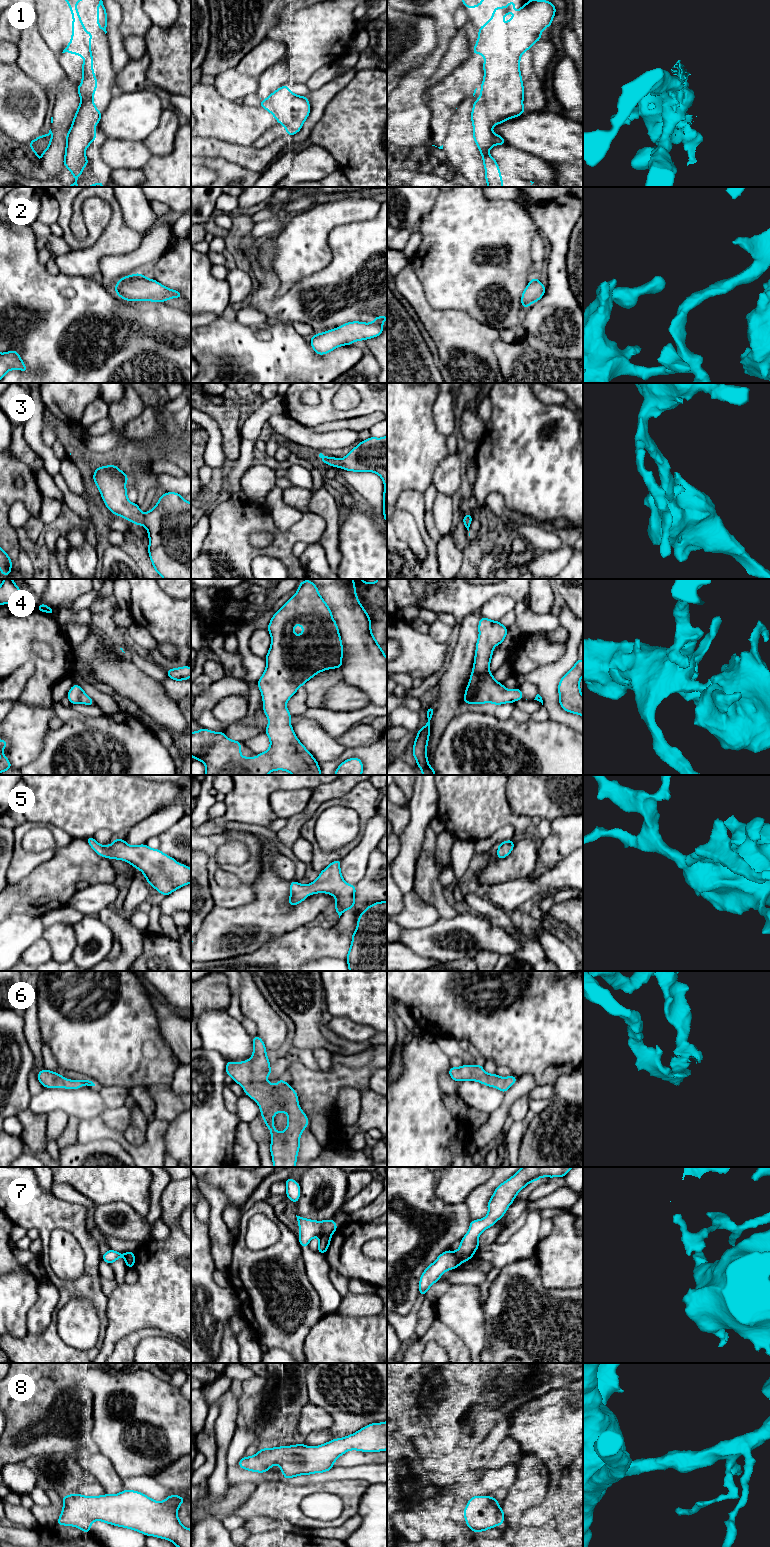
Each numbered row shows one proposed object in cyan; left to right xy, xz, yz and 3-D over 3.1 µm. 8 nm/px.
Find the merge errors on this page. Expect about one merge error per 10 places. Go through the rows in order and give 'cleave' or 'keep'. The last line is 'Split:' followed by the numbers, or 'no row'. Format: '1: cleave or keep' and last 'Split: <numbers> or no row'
1: keep
2: keep
3: keep
4: keep
5: keep
6: keep
7: cleave
8: keep
Split: 7

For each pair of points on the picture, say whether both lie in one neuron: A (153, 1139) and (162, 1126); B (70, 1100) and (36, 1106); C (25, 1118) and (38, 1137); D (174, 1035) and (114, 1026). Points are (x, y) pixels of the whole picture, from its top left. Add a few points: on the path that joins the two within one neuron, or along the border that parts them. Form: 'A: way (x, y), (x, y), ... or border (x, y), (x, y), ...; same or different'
A: way (155, 1136), (159, 1129); same
B: way (62, 1100), (48, 1100), (44, 1102); same
C: way (30, 1123), (34, 1127), (34, 1132); same
D: border (154, 1011), (160, 1034), (174, 1053); different

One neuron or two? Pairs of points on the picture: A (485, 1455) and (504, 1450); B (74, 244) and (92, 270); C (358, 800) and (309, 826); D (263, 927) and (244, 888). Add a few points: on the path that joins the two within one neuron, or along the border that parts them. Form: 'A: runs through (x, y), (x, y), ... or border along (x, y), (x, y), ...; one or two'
A: border along (507, 1436), (499, 1445), (488, 1466); two
B: border along (99, 238), (89, 247), (71, 250); two
C: runs through (345, 801), (327, 804), (317, 813); one
D: border along (257, 879), (253, 885), (254, 898), (228, 908); two

